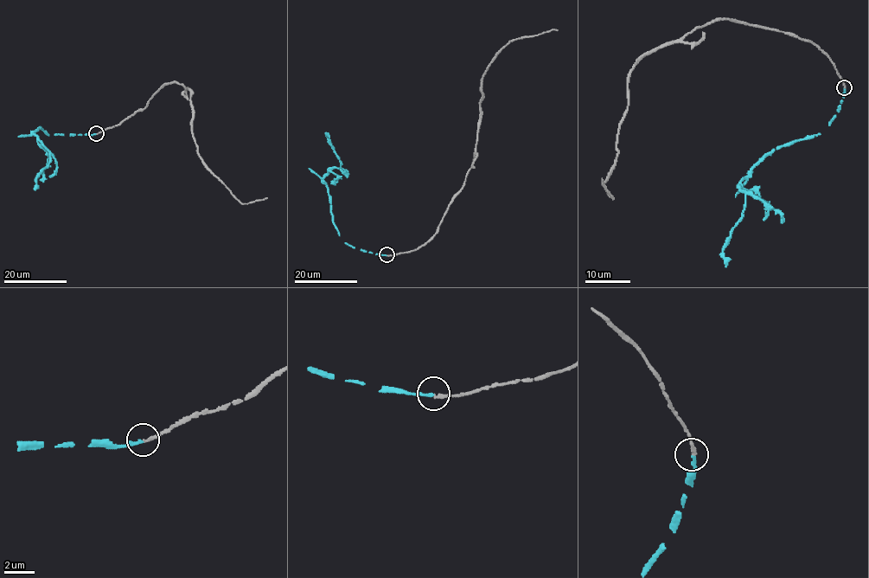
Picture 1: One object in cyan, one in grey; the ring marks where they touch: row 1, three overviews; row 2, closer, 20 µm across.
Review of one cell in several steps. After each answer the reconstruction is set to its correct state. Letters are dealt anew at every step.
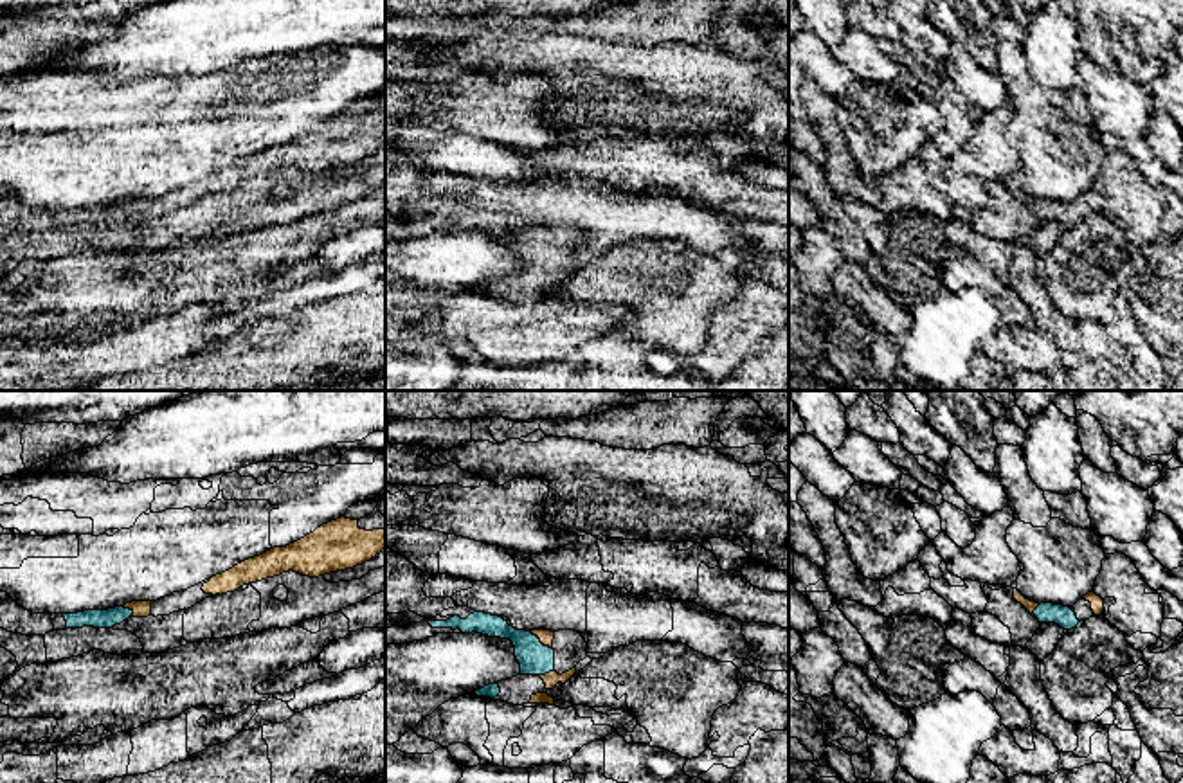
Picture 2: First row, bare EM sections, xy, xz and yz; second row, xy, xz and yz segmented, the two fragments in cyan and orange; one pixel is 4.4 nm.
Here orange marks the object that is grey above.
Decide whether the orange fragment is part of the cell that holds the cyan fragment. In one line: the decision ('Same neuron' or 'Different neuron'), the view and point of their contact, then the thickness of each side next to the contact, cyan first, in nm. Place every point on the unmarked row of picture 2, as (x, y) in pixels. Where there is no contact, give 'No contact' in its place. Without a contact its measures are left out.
Same neuron. Touches cyan at xz (539, 238). Thickness 140 nm (cyan) against 70 nm

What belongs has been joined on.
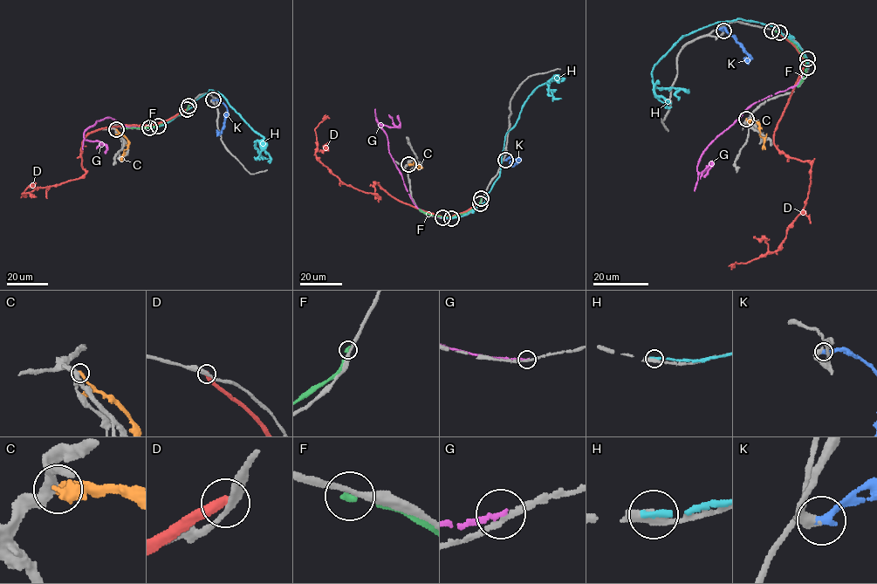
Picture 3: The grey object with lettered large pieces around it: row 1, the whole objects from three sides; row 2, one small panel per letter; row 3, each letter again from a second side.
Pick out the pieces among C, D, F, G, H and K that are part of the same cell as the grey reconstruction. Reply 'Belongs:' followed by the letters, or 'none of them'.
Belongs: K

